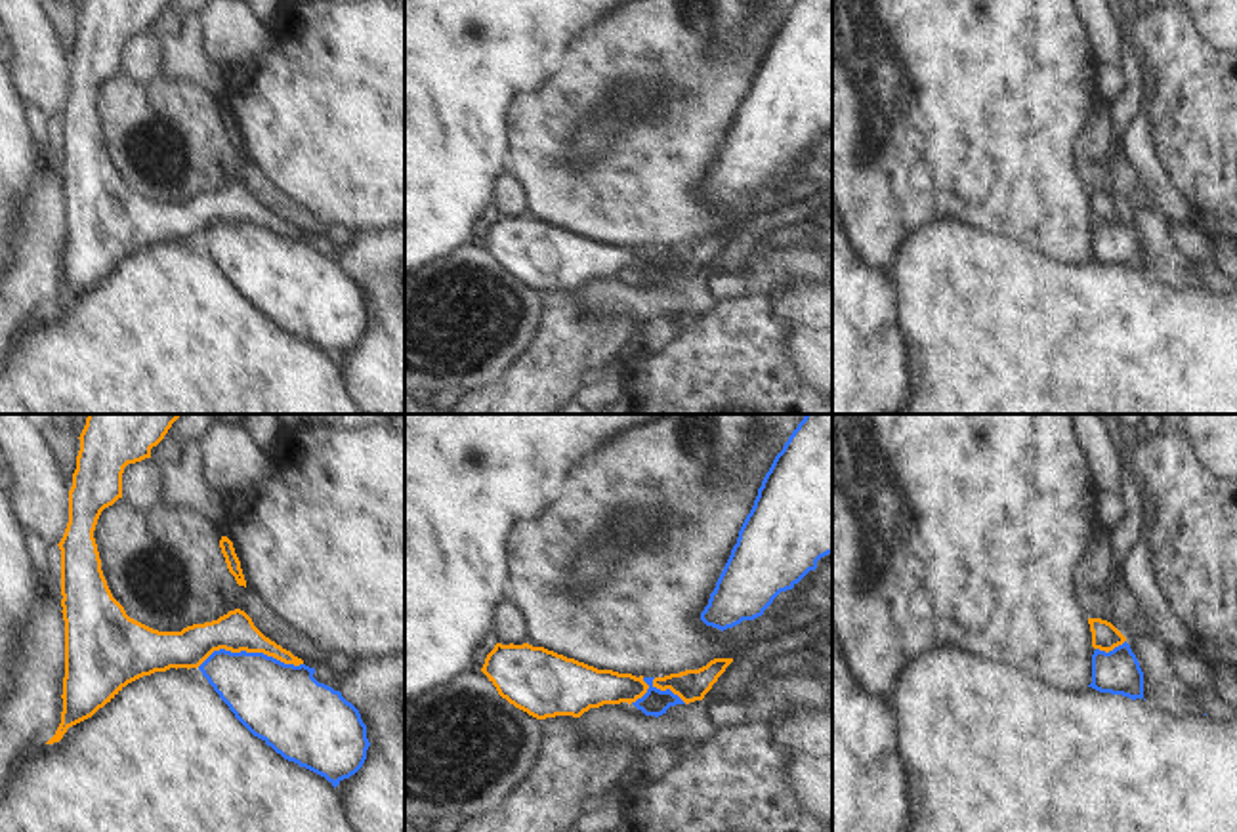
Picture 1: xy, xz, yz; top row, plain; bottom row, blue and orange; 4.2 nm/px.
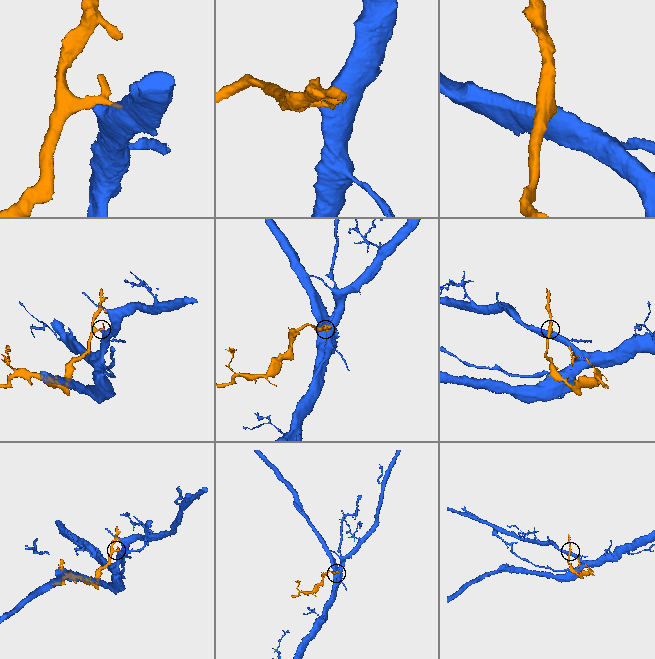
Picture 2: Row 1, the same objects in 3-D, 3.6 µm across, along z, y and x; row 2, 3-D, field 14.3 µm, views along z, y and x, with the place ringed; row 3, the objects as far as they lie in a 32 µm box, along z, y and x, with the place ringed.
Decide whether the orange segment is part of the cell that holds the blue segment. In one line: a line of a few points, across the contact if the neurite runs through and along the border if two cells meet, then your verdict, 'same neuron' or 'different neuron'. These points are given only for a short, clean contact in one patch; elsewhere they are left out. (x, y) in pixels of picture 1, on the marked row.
line xy (302, 663), (289, 665), (262, 653), (214, 649), (197, 666); different neuron

